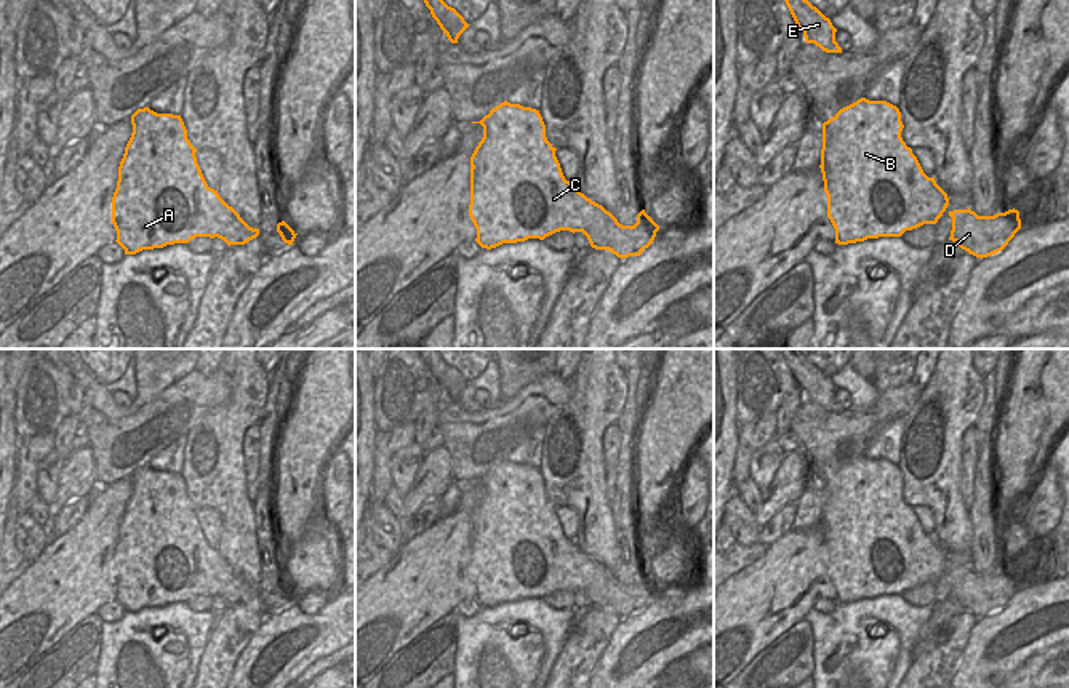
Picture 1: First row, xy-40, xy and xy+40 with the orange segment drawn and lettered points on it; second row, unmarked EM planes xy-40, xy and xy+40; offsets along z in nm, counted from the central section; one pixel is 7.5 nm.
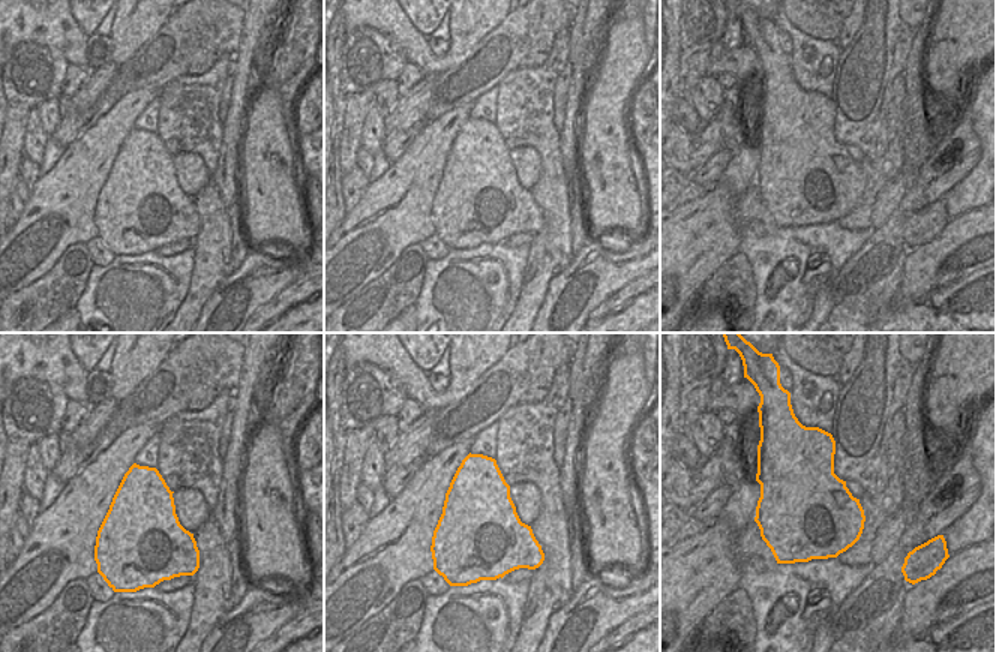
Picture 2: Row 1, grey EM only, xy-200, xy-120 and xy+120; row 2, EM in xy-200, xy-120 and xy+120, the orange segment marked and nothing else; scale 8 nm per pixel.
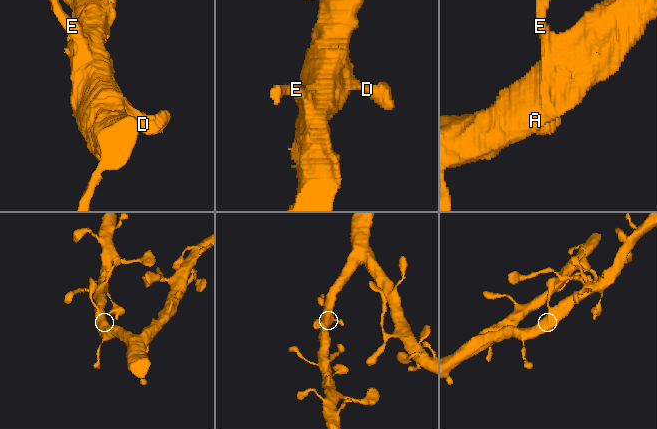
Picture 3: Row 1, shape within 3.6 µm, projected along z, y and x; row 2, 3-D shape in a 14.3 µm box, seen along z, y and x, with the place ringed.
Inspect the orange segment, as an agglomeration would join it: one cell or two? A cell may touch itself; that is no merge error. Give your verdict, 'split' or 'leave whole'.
leave whole

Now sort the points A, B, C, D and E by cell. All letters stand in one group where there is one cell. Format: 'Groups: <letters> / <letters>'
Groups: A B C D E

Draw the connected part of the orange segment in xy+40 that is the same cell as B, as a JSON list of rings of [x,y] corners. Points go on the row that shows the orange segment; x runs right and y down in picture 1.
[[[866,98],[840,109],[823,123],[821,173],[827,195],[827,218],[835,229],[835,243],[848,245],[879,237],[901,237],[923,224],[936,224],[949,205],[947,194],[928,178],[912,149],[901,138],[901,112],[887,101]]]

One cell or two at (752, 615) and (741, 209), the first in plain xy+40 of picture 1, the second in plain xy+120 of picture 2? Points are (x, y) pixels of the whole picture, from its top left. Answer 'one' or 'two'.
one

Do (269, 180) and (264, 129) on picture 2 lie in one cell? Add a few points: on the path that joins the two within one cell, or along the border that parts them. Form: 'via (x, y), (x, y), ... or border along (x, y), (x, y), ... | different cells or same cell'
via (267, 168), (261, 158), (264, 141) | same cell

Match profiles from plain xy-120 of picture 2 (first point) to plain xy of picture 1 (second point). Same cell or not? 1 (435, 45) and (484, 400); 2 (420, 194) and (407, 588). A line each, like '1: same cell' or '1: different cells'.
1: same cell
2: same cell

